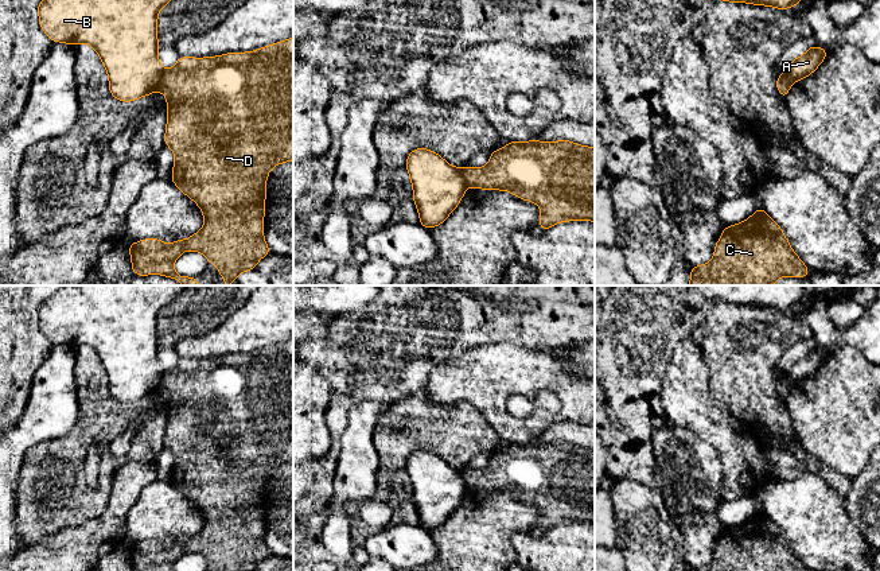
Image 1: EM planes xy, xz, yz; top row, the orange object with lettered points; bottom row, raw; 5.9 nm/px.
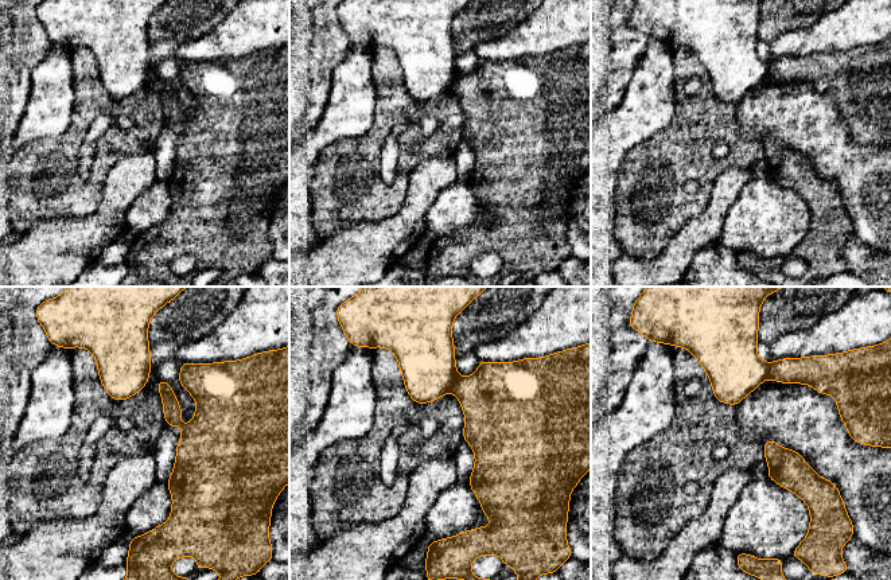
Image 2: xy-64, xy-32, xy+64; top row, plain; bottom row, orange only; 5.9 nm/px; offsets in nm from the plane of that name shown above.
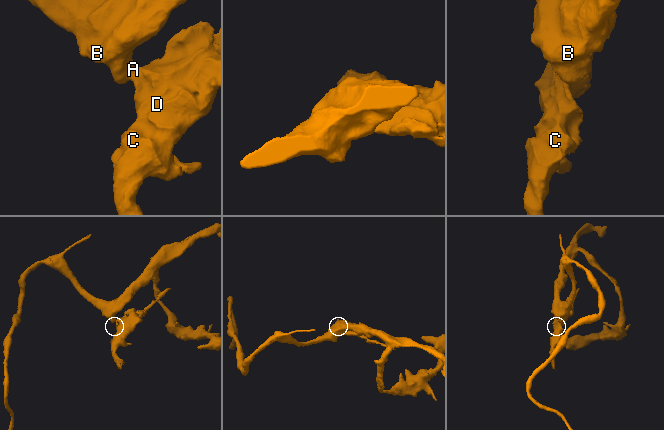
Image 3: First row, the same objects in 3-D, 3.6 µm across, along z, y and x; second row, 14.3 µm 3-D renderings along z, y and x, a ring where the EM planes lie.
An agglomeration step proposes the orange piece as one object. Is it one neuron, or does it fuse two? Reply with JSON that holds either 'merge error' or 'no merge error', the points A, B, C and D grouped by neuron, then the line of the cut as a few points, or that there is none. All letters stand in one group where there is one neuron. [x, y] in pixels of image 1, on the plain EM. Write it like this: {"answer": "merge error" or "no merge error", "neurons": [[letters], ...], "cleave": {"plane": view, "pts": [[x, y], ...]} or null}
{"answer": "merge error", "neurons": [["A", "B"], ["C", "D"]], "cleave": {"plane": "xy", "pts": [[164, 373], [156, 389]]}}

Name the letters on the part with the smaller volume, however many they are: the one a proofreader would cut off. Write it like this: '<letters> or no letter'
C, D

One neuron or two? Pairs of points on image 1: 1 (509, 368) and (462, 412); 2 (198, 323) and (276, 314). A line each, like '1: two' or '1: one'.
1: two
2: two

